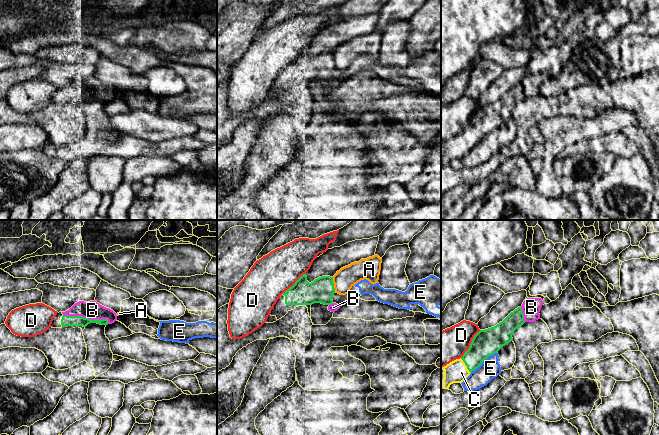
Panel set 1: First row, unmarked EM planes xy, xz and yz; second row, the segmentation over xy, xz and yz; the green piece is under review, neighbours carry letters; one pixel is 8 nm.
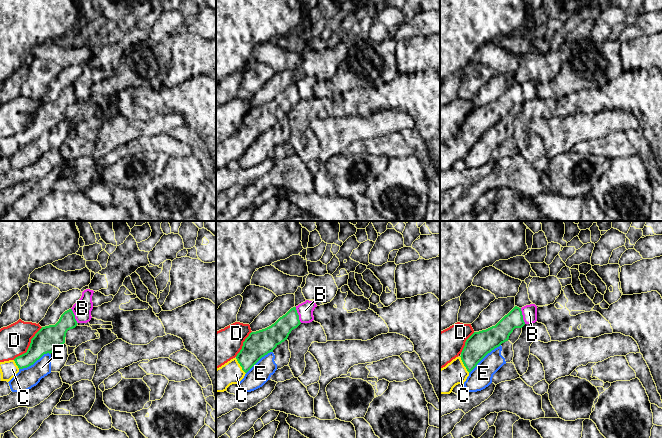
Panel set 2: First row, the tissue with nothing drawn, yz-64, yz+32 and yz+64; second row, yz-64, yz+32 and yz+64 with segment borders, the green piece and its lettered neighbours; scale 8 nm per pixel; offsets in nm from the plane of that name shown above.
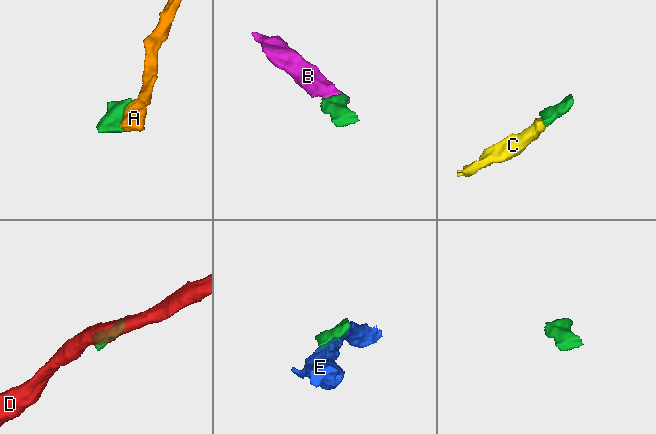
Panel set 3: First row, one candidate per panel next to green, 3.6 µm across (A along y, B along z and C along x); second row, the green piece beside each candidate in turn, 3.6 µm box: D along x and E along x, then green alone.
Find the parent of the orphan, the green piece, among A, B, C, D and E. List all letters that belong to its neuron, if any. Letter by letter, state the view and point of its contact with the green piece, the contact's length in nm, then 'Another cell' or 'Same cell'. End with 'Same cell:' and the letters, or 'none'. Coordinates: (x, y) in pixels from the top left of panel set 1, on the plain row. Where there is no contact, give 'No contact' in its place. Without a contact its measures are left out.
A: Touches green at xz (333, 60). Shared border 120 nm. Another cell
B: Touches green at xy (87, 94). Shared border 380 nm. Same cell
C: Touches green at yz (465, 140). Shared border 150 nm. Same cell
D: Touches green at yz (470, 120). Shared border 280 nm. Another cell
E: Touches green at yz (483, 136). Shared border 260 nm. Another cell
Same cell: B, C

